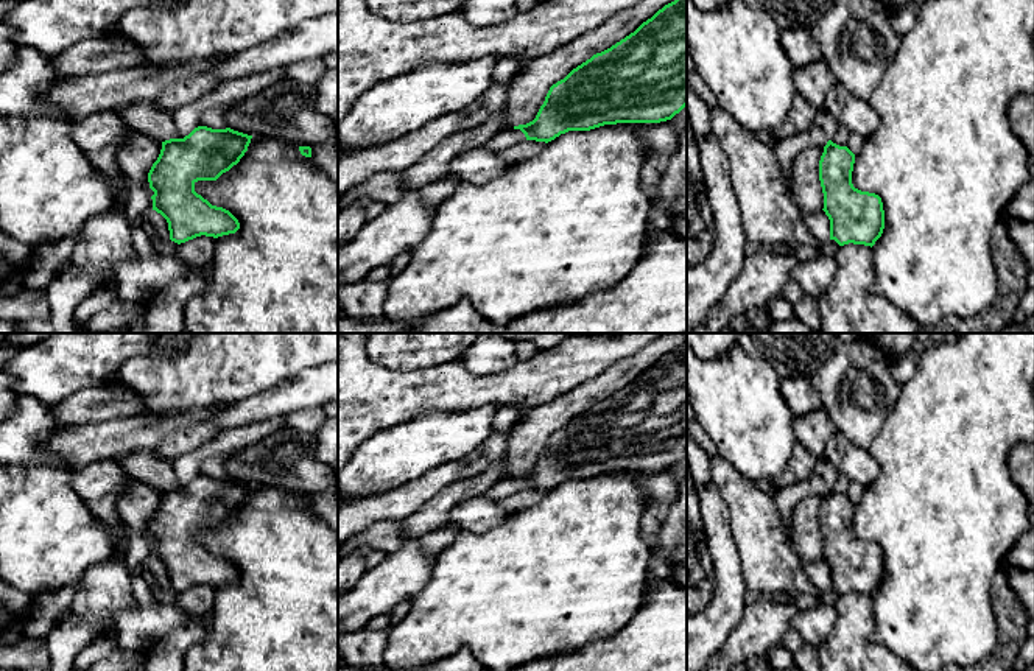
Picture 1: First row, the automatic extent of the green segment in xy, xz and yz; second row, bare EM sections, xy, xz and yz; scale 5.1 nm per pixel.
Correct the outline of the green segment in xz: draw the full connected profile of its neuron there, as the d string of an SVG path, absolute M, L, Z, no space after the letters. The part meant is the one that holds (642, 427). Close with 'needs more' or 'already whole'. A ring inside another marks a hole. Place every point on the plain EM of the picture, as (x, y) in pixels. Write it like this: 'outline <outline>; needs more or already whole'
outline M687 339L681 343L674 350L665 353L659 358L651 367L643 371L634 381L612 394L610 397L593 403L590 408L573 417L564 428L553 433L545 445L543 453L540 455L536 467L526 473L514 475L514 478L520 478L526 489L536 490L551 490L561 483L568 480L590 480L604 473L617 473L617 472L660 472L671 469L676 462L679 462L687 455Z; already whole

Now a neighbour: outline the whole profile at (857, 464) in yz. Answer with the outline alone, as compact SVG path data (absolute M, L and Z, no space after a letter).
M835 433L825 445L824 456L850 483L861 486L870 484L878 475L878 464L869 450L855 445L841 433Z

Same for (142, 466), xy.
M132 451L118 461L134 481L154 489L170 489L176 481L174 464L156 458L151 451Z

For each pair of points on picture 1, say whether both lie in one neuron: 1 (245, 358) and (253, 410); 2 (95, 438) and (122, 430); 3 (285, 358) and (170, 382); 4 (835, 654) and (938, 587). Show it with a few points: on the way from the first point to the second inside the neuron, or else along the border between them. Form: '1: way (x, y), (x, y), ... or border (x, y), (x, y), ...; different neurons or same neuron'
1: border (285, 380), (229, 407); different neurons
2: way (101, 438), (116, 436); same neuron
3: way (257, 358), (229, 358), (198, 379); same neuron
4: border (871, 597), (874, 609), (872, 640), (896, 654); different neurons

